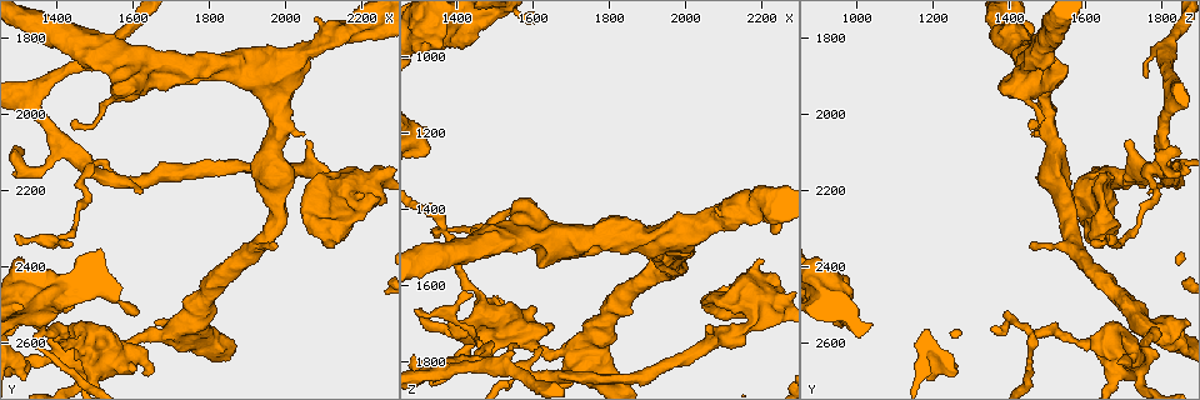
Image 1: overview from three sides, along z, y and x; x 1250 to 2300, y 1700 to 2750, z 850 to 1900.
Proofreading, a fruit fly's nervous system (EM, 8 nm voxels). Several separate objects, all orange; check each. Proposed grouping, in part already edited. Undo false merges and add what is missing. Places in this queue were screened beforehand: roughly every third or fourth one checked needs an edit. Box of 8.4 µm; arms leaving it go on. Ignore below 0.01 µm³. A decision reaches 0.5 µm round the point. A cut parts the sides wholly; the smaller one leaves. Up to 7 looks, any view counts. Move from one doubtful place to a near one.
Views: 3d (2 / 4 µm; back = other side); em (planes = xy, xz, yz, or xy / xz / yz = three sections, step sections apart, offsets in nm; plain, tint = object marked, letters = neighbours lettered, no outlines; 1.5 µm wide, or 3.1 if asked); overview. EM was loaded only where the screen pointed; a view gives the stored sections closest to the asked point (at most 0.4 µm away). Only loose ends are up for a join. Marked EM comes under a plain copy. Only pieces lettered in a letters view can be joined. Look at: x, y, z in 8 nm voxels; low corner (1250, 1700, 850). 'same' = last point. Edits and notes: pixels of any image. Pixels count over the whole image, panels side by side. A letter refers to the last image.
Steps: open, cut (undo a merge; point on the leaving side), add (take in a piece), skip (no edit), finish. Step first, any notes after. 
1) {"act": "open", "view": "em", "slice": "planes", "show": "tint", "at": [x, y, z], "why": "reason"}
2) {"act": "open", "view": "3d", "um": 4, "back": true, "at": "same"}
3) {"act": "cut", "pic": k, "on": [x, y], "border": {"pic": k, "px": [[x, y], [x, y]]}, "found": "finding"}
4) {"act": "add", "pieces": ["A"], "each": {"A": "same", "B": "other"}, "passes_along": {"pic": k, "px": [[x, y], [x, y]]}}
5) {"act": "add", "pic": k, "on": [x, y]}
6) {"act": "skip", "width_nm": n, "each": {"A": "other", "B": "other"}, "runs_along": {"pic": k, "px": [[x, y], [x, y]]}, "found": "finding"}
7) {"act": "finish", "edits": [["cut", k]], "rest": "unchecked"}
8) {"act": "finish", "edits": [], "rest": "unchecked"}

{"act": "open", "view": "3d", "um": 4, "at": [1685, 1930, 1510], "why": "stops while still wide"}

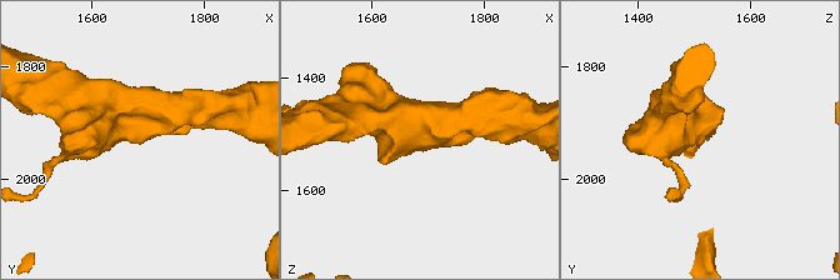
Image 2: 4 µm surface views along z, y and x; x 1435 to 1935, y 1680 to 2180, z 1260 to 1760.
{"act": "open", "view": "em", "slice": "planes", "show": "letters", "at": [1680, 1920, 1510], "why": "now the EM"}

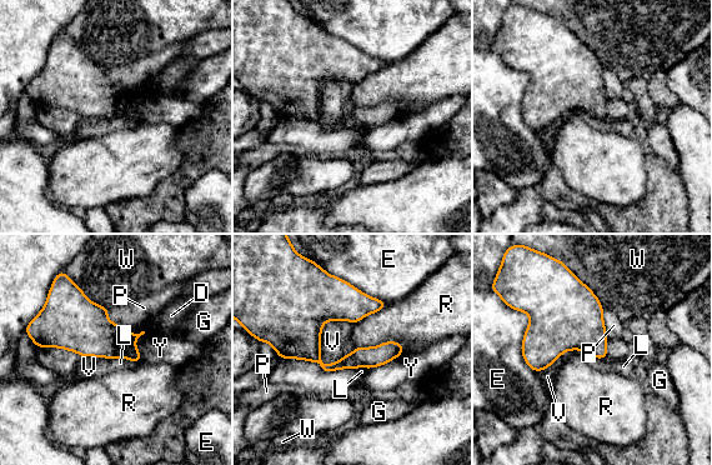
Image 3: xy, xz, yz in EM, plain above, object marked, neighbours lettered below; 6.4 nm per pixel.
{"act": "skip", "each": {"D": "other", "E": "other", "G": "other", "L": "other", "P": "other", "R": "other", "V": "other", "W": "other", "Y": "other"}, "border": {"pic": 3, "px": [[356, 348], [397, 341], [405, 349]]}, "found": "no lettered piece goes on from it"}

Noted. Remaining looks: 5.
{"act": "open", "view": "em", "slice": "xy", "step": 8, "show": "letters", "at": [1435, 2340, 1620], "why": "tapers out"}

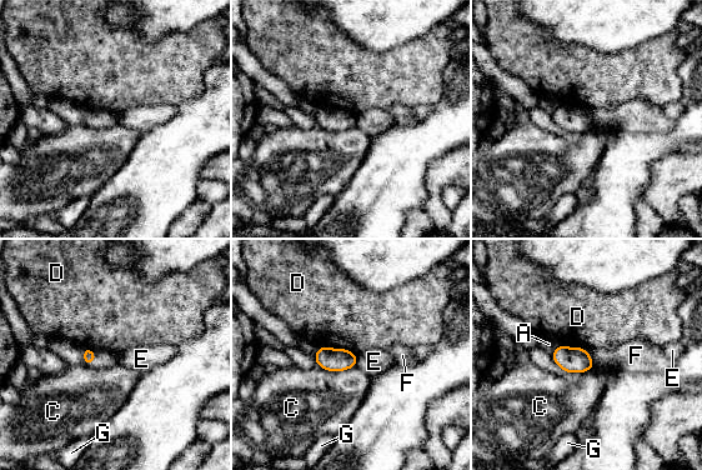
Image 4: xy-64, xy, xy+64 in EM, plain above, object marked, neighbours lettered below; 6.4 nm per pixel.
{"act": "skip", "each": {"A": "other", "C": "other", "D": "other", "E": "other", "F": "other", "G": "other"}, "border": {"pic": 4, "px": [[357, 355], [355, 365]]}, "found": "no lettered piece goes on from it"}

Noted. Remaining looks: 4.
{"act": "open", "view": "em", "slice": "xy", "step": 8, "show": "tint", "at": [2250, 2165, 1670], "why": "thick turns thin"}

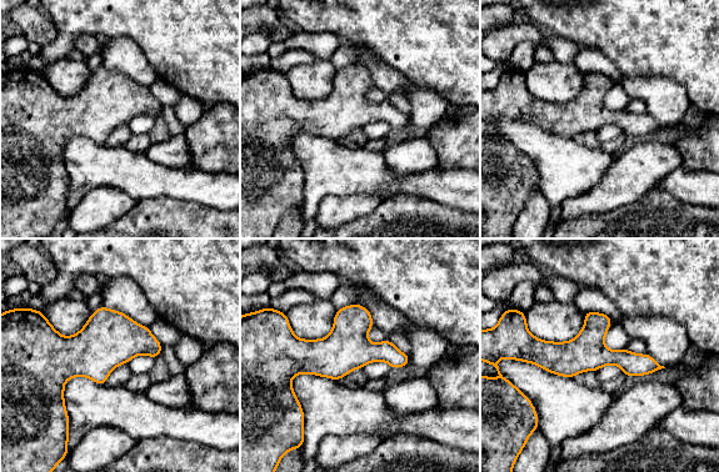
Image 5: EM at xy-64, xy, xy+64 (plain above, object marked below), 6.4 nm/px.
{"act": "open", "view": "em", "slice": "planes", "show": "letters", "at": "same", "why": "another direction"}

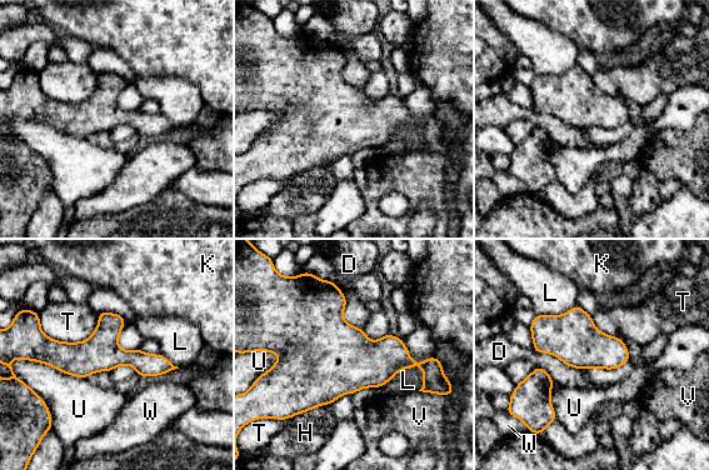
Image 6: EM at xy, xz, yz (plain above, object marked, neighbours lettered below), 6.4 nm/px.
{"act": "skip", "each": {"D": "other", "H": "other", "K": "other", "L": "other", "T": "other", "U": "other", "V": "other", "W": "other"}, "runs_along": {"pic": 6, "px": [[39, 338], [64, 356], [169, 368]]}, "found": "continuous, no second neuron"}

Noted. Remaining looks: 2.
{"act": "finish", "edits": [], "rest": "unchecked"}

